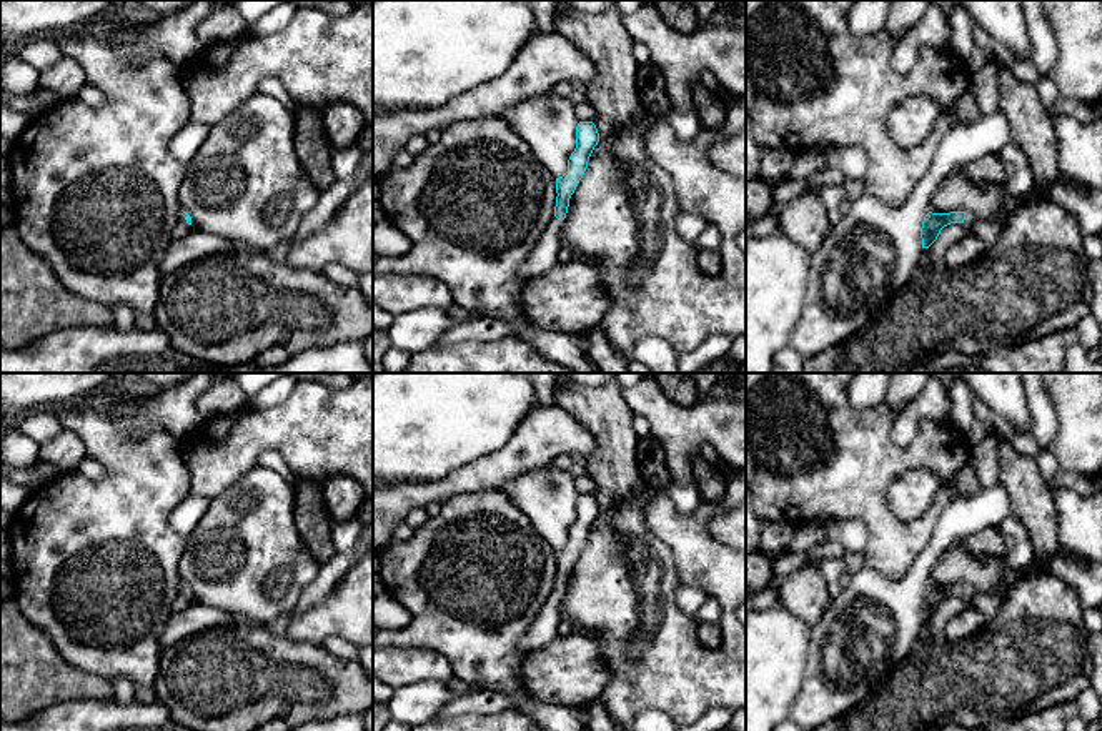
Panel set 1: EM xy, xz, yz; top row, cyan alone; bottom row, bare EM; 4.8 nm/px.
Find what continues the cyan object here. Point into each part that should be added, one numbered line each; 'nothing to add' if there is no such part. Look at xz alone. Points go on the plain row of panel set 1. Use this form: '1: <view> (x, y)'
1: xz (545, 628)

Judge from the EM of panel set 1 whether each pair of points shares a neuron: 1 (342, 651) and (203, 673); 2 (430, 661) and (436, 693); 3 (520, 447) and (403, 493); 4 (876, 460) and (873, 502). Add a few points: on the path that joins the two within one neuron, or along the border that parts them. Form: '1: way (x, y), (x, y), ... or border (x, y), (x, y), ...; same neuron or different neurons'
1: border (322, 646), (340, 658), (355, 660); different neurons
2: border (445, 681), (416, 681), (395, 690); different neurons
3: way (491, 470), (441, 492), (431, 492); same neuron
4: way (873, 470), (873, 492); same neuron

